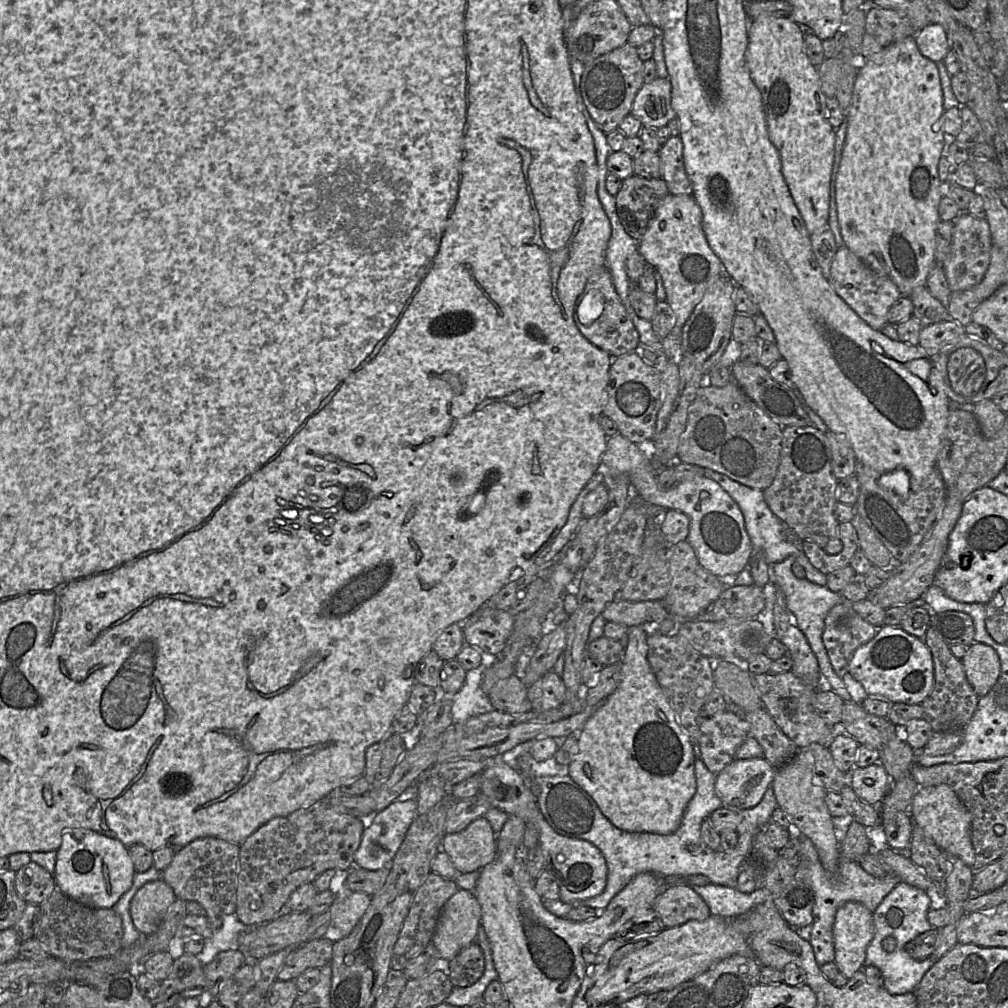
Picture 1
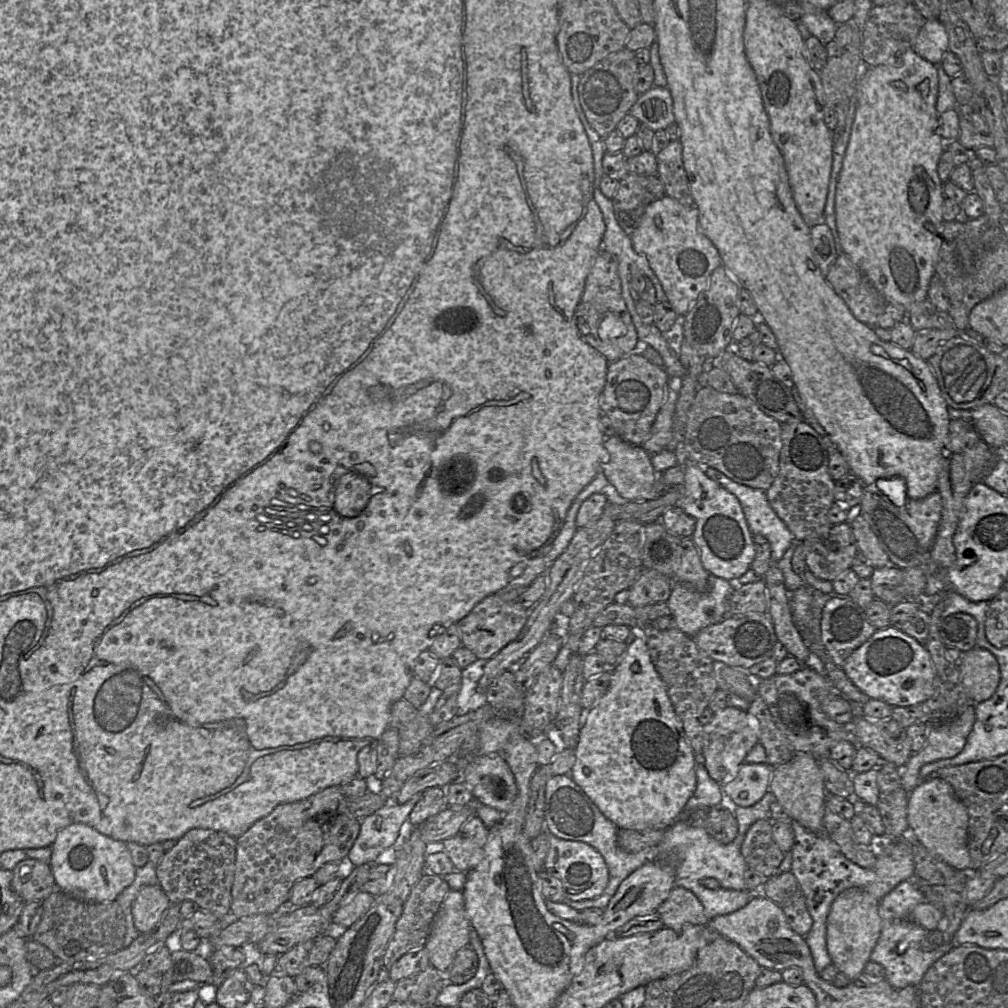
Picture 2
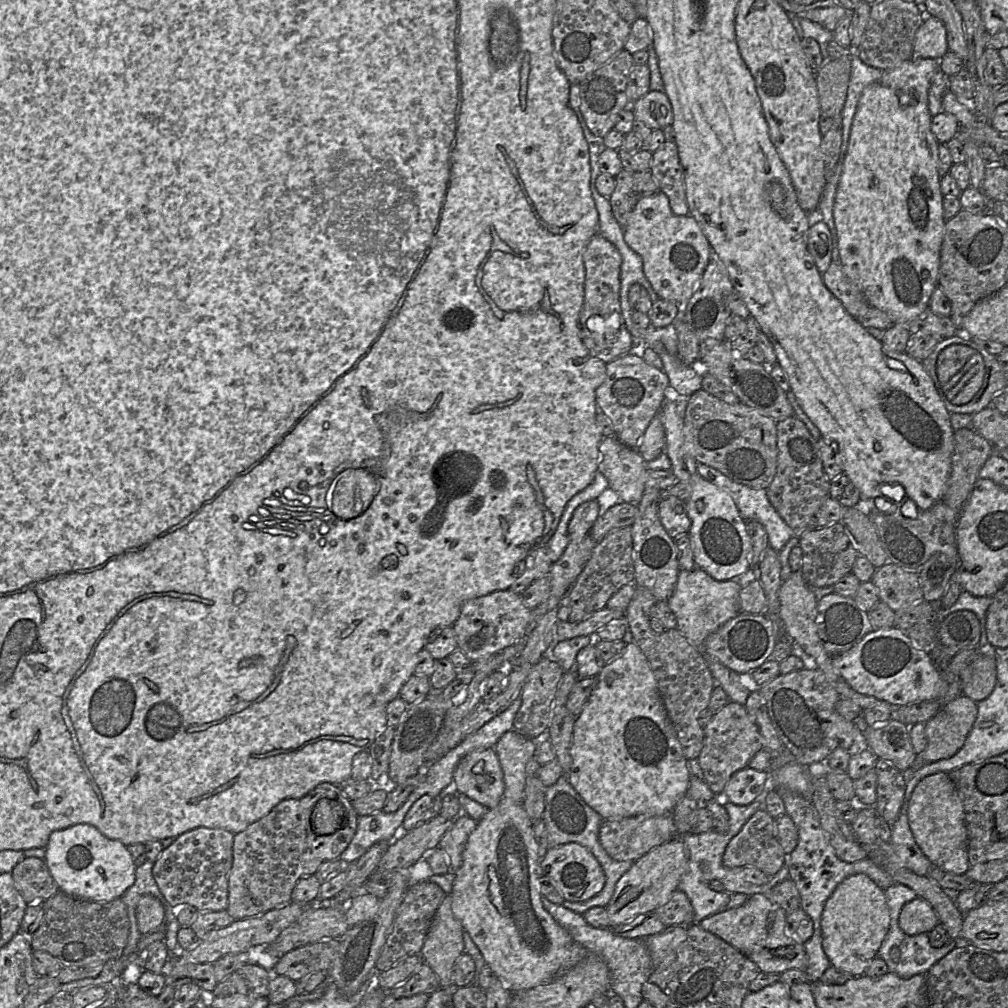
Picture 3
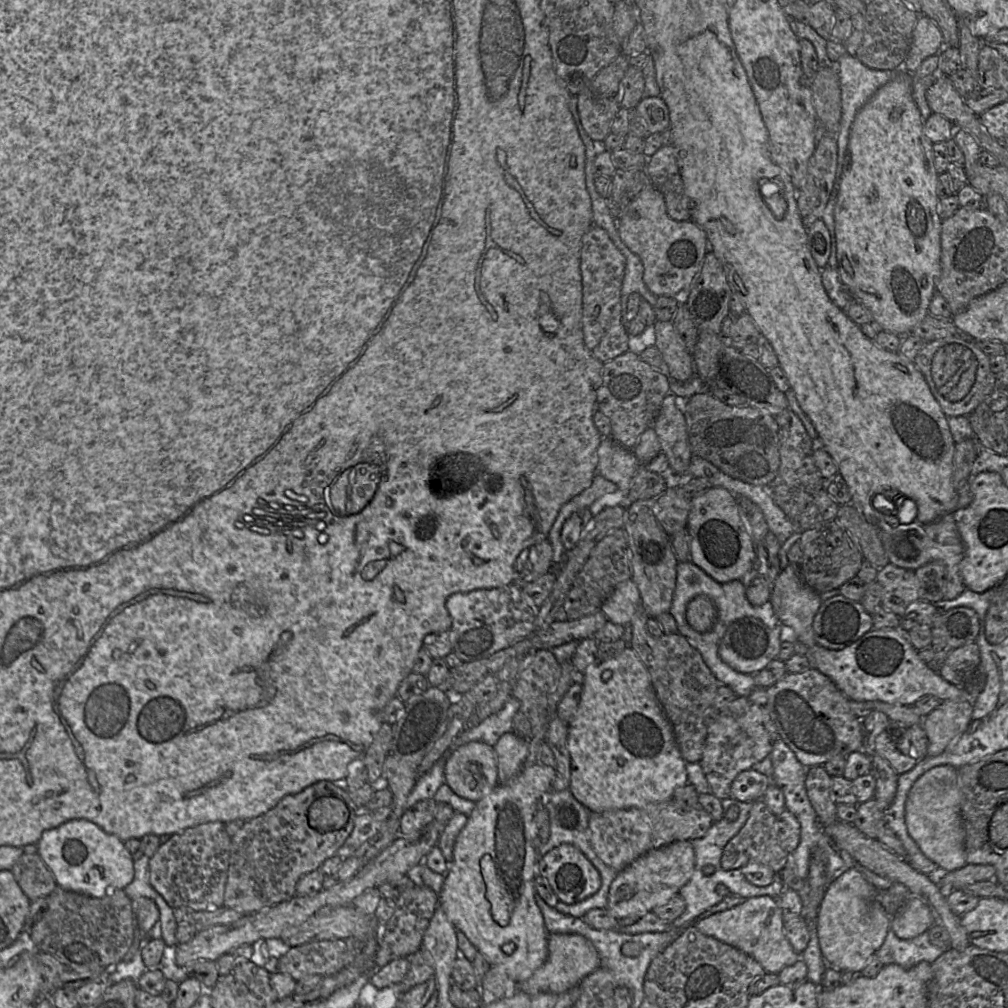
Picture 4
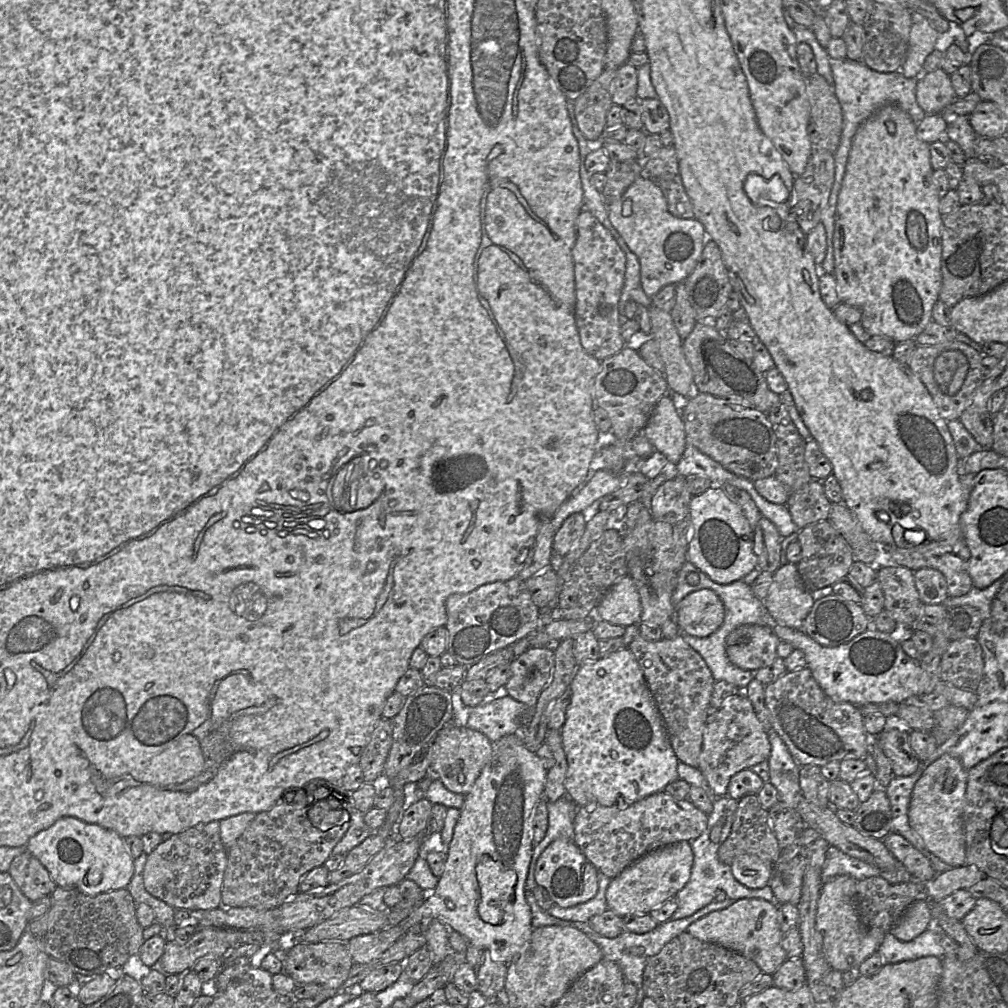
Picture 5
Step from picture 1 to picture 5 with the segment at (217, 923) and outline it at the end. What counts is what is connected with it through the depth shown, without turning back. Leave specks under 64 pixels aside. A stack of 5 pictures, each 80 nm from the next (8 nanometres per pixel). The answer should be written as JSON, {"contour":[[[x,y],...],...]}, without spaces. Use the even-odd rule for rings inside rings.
{"contour":[[[219,821],[198,824],[160,843],[147,857],[143,880],[145,889],[175,910],[219,908],[228,850],[220,838]]]}

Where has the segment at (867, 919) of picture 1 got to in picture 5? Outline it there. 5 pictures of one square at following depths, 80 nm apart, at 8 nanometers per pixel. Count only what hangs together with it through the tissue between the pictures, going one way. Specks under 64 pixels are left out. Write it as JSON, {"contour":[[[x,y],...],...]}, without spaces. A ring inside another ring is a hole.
{"contour":[[[849,875],[835,876],[823,883],[818,899],[816,931],[821,937],[821,947],[826,961],[832,970],[839,970],[840,972],[857,970],[863,961],[878,952],[886,935],[886,932],[880,928],[869,929],[862,924],[856,907],[857,883],[858,881]]]}

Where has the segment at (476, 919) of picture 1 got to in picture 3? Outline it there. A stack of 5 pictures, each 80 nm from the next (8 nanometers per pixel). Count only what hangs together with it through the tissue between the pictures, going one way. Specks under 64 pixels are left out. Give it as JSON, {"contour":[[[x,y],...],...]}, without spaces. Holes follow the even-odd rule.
{"contour":[[[449,894],[445,895],[438,907],[426,936],[420,955],[437,975],[440,988],[453,987],[451,973],[456,960],[464,953],[463,927],[453,914],[452,901]]]}

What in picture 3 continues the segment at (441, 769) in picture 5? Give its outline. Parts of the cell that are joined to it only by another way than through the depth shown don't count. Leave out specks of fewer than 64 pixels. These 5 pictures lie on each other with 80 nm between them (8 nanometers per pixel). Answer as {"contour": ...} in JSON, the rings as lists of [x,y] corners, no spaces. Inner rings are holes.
{"contour":[[[494,748],[478,749],[466,755],[453,775],[456,792],[462,793],[488,809],[504,797],[504,774]]]}

